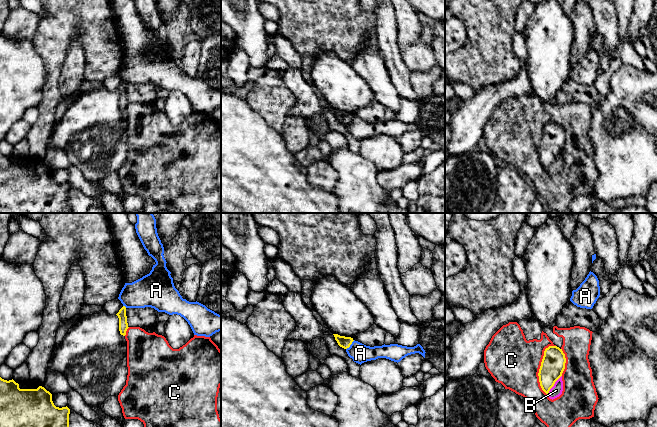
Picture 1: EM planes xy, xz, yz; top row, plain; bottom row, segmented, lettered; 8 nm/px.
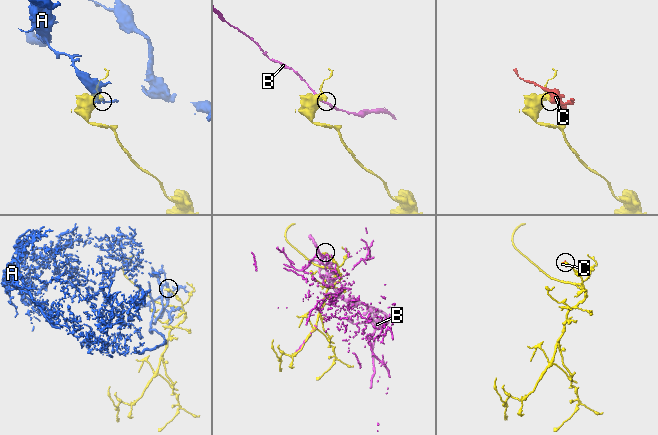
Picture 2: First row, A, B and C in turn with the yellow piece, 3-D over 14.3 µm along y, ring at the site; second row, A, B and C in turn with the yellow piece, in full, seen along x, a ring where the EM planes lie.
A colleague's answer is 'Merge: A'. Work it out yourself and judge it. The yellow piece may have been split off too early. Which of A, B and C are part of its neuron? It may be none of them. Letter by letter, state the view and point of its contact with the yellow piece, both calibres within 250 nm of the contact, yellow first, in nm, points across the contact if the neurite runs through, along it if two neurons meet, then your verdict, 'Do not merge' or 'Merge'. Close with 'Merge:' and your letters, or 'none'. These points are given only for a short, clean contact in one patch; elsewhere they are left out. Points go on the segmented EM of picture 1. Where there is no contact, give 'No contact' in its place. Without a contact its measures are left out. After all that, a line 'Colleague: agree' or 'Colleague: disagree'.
A: Touches yellow at xz (350, 344). Thickness 90 nm (yellow) against 160 nm. Boundary: xz (354, 340), (346, 349). Do not merge
B: Touches yellow at yz (554, 383). Thickness 190 nm (yellow) against 90 nm. Do not merge
C: Touches yellow at yz (540, 367). Thickness 190 nm (yellow) against 400 nm. Do not merge
Merge: none
Colleague: disagree

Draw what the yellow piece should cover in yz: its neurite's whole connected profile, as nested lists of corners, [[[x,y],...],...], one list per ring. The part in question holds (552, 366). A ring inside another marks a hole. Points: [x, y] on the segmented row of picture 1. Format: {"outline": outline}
{"outline": [[[549,346],[545,349],[538,376],[540,386],[546,394],[562,376],[565,363],[566,358],[562,349],[557,346]]]}

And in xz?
{"outline": [[[333,334],[333,335],[338,345],[344,349],[349,348],[352,342],[354,341],[353,338],[351,337],[340,336],[338,334]]]}

